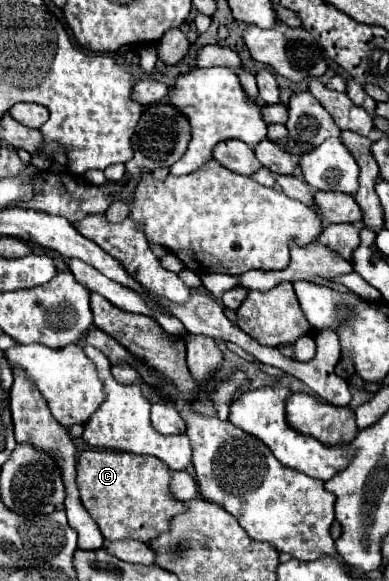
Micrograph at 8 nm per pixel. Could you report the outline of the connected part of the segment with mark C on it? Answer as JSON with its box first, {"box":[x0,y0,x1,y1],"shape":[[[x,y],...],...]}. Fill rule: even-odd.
{"box":[78,451,186,541],"shape":[[[84,451],[78,459],[78,489],[80,499],[90,517],[100,527],[104,539],[138,539],[152,541],[164,533],[164,525],[170,523],[174,515],[186,511],[182,501],[170,495],[170,475],[172,471],[150,455],[130,455],[120,451]]]}

